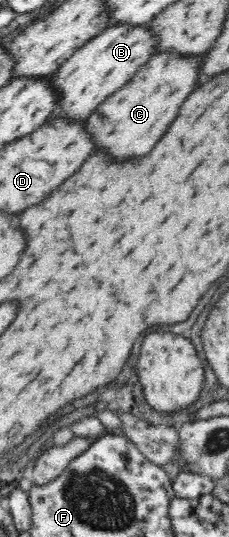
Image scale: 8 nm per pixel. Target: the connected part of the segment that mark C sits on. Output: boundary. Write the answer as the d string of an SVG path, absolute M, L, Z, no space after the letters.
M162 51L152 55L122 88L103 100L102 106L86 119L96 146L110 152L116 160L148 154L164 136L170 122L174 122L188 94L194 92L192 86L198 82L202 60L200 56L184 58L180 53Z

